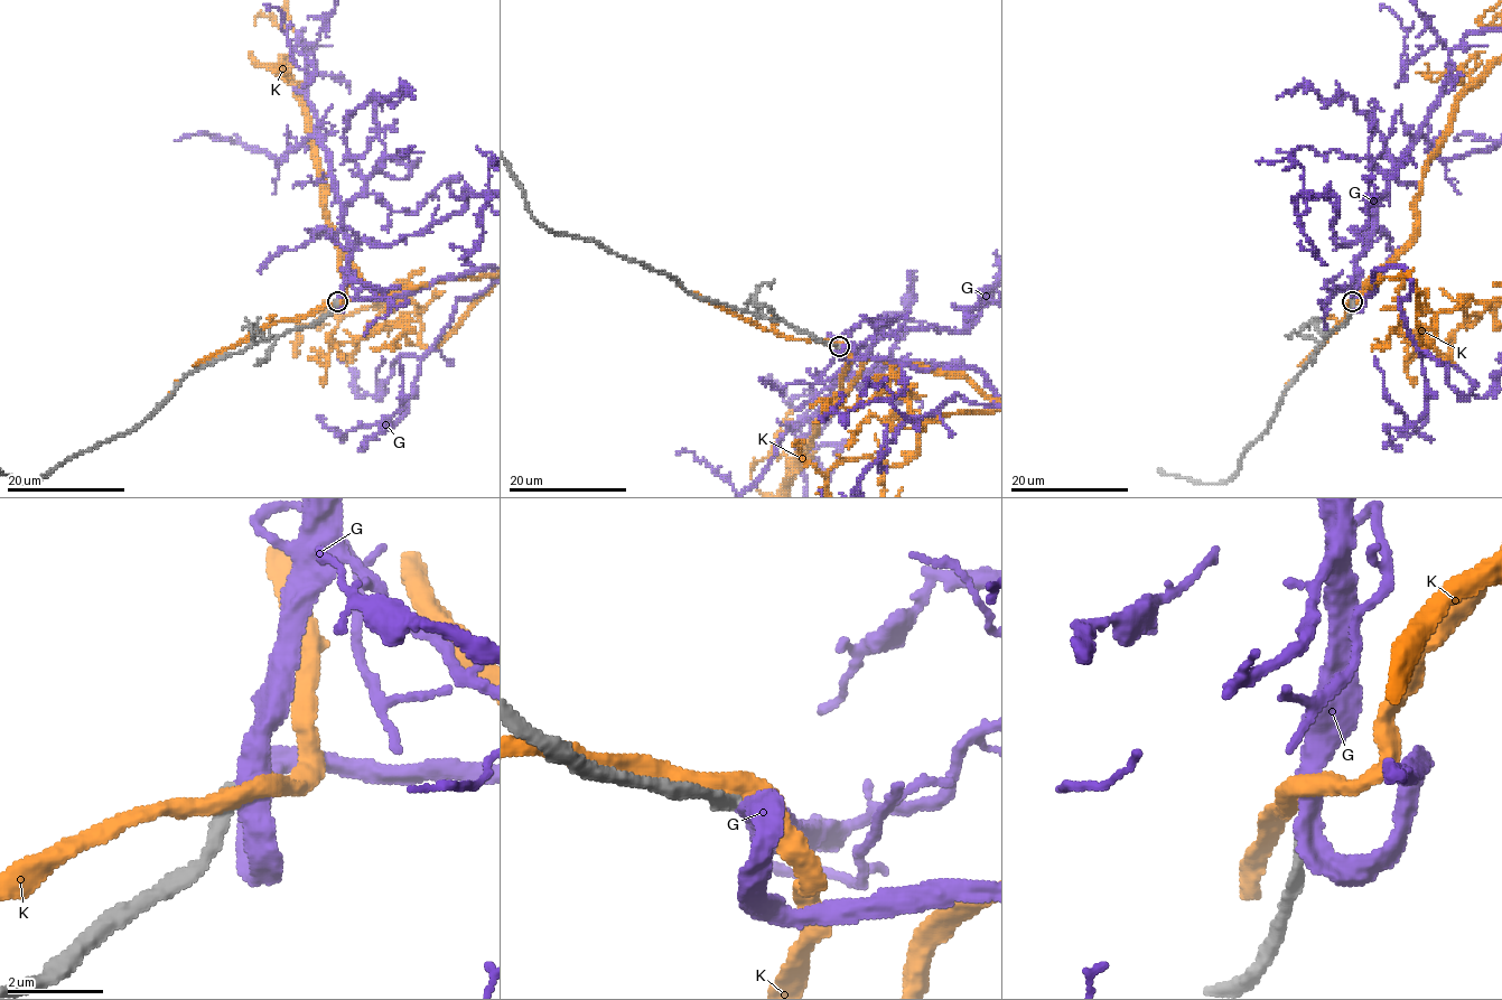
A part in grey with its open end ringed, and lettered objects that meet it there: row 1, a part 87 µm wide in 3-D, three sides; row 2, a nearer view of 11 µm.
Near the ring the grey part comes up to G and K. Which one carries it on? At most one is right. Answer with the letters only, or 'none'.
G

